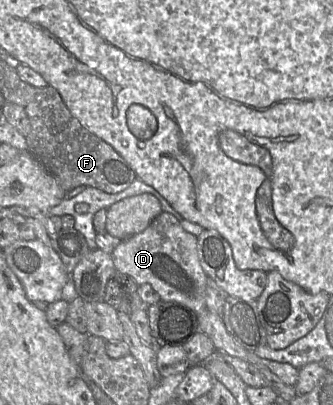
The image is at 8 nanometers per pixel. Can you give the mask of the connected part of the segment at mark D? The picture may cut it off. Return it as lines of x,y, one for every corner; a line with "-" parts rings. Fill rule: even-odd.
161,212
143,231
128,239
121,240
113,250
112,259
116,272
128,275
136,284
149,284
157,292
161,301
176,302
200,314
206,308
207,275
199,262
197,237
185,231
180,221
170,213

